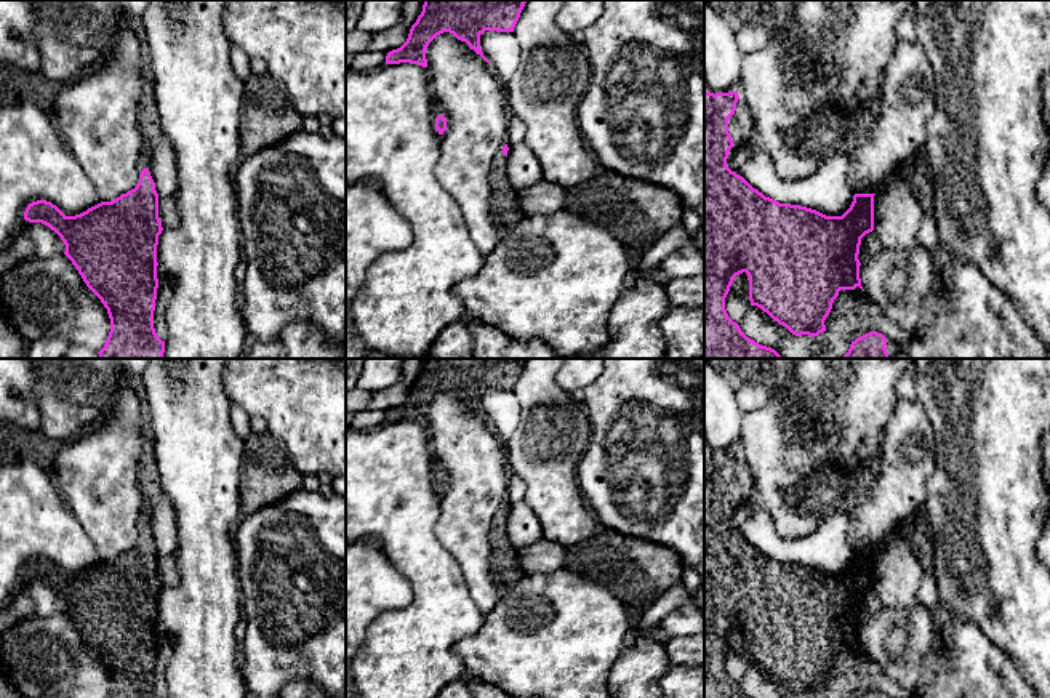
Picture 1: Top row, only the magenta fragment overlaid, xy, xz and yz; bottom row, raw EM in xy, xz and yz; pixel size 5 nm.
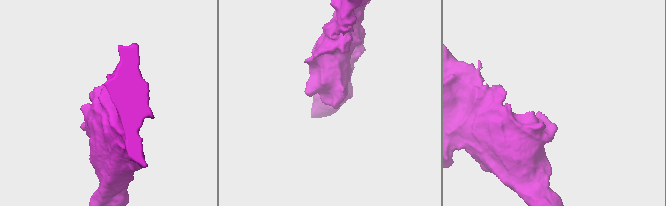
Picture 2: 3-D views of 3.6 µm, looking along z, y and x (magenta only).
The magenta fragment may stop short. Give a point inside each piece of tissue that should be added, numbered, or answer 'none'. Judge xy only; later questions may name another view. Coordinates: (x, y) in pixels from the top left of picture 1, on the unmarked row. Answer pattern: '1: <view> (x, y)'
none

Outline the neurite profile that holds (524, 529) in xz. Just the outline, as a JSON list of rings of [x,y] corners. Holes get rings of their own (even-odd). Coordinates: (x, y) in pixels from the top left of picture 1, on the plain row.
[[[511,499],[507,506],[507,538],[517,552],[543,540],[541,522],[523,499]]]

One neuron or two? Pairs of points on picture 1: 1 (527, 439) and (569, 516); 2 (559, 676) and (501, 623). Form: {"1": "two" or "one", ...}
{"1": "one", "2": "one"}

